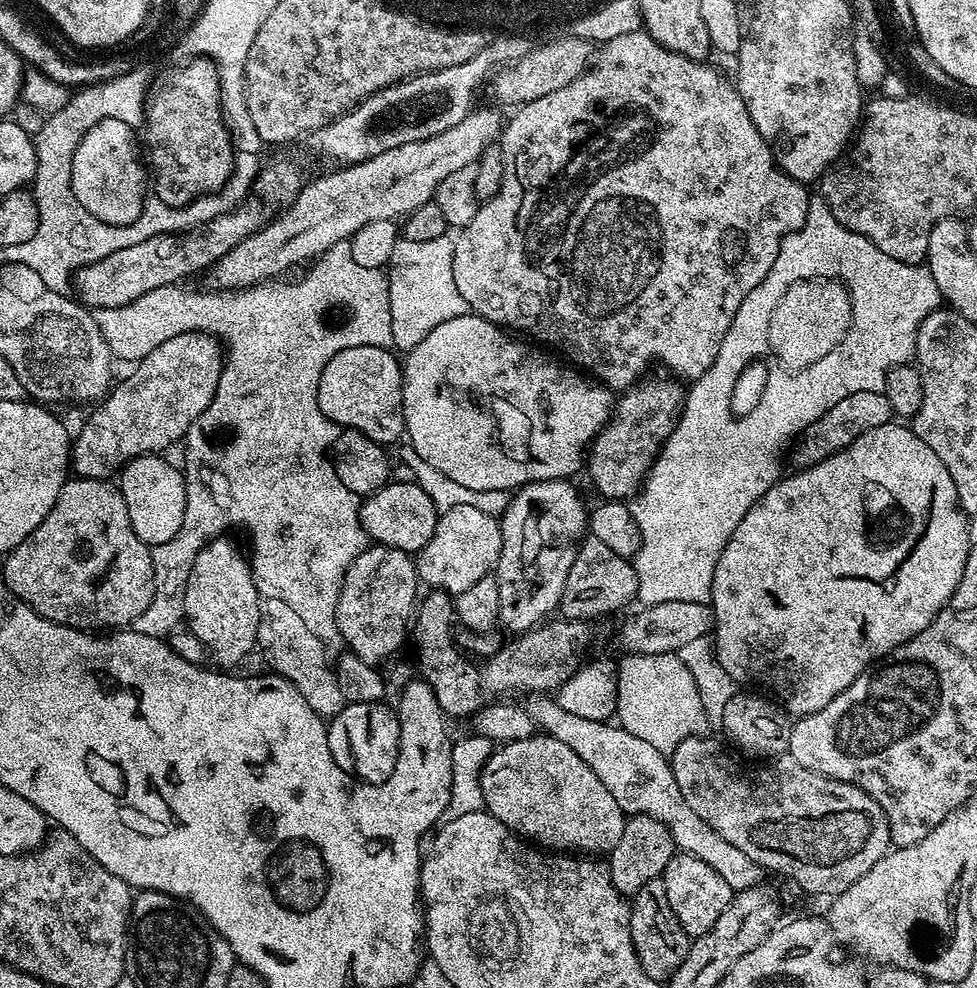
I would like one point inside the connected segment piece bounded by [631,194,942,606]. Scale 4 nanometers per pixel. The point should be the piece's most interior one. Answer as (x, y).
(713, 469)

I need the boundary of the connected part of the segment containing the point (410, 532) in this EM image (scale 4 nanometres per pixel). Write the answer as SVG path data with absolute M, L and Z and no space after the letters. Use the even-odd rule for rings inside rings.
M389 482L367 497L360 506L360 525L366 530L369 541L415 554L423 550L426 542L430 542L438 513L434 502L430 502L430 494L426 494L420 484L407 483Z

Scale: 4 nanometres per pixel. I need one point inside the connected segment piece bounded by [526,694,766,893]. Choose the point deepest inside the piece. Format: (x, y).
(641, 779)

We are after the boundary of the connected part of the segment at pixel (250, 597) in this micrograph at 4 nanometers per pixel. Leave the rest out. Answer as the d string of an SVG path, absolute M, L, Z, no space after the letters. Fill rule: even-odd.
M225 538L209 540L205 543L192 563L190 578L186 586L186 598L184 599L183 619L186 621L187 631L193 632L204 643L204 648L208 651L209 657L217 660L219 667L224 670L232 670L235 664L240 664L248 655L252 648L257 647L256 635L258 634L258 622L260 621L260 599L254 586L250 560L244 556Z

